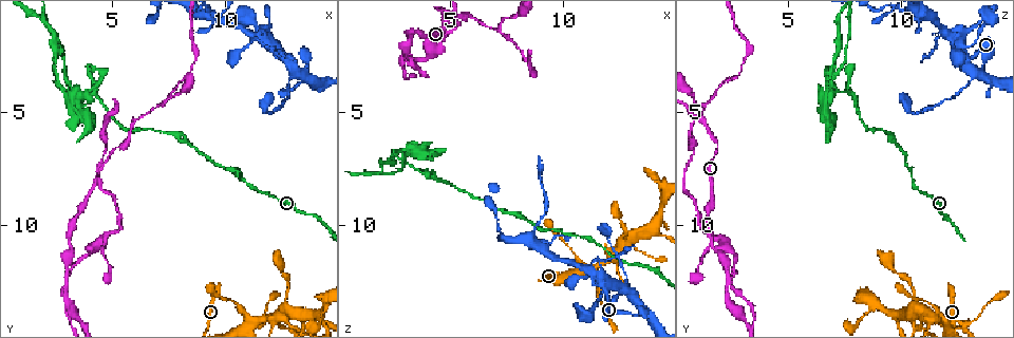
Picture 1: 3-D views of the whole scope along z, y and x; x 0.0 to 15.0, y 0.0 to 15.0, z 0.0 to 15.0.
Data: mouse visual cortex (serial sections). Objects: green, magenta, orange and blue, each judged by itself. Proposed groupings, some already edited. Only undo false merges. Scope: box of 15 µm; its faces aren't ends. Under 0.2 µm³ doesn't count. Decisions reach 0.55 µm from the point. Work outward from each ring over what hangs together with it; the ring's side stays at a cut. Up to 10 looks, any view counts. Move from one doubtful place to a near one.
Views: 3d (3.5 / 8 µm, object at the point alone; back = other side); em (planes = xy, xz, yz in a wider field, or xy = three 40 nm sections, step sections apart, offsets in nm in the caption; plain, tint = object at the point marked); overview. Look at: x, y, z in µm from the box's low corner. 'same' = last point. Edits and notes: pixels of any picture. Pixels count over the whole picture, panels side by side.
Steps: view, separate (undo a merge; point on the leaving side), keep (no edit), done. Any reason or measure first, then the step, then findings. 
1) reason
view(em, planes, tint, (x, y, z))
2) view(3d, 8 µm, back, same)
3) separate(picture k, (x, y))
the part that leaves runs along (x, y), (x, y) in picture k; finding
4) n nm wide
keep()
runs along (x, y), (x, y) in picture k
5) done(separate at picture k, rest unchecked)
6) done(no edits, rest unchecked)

thin arm on a thick one
view(3d, 8 µm, back, (12.1, 14.2, 11.3))

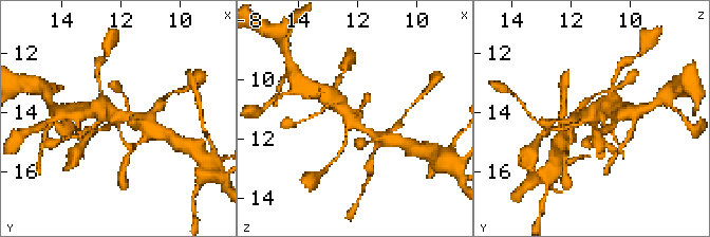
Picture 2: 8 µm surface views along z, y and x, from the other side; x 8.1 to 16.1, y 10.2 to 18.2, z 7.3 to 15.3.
view(3d, 3.5 µm, back, (12.0, 14.2, 11.4))

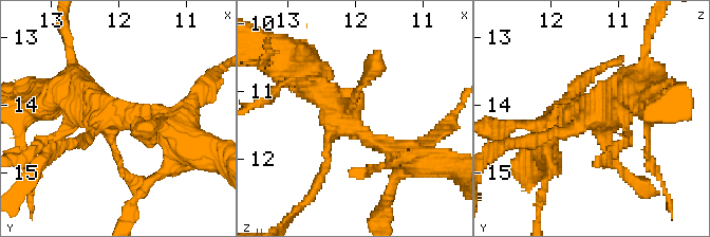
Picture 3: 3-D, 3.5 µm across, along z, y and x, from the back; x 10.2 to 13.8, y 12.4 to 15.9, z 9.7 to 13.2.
4 arms; arms of 150, 150, 250, 400 nm
view(em, xy, step 3, tint, (12.10, 14.20, 11.40))

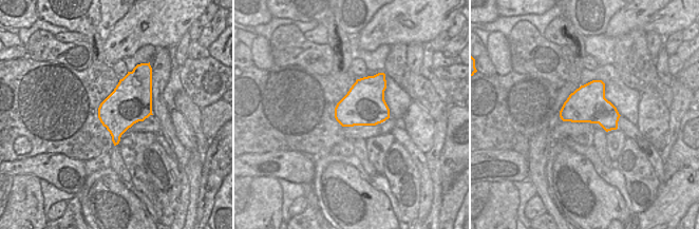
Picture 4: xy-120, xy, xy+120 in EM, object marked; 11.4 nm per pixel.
keep()
runs along (405, 160), (369, 139), (298, 73) in picture 3; all the same cell

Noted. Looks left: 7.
branch point
view(3d, 8 µm, (11.8, 2.1, 12.8))

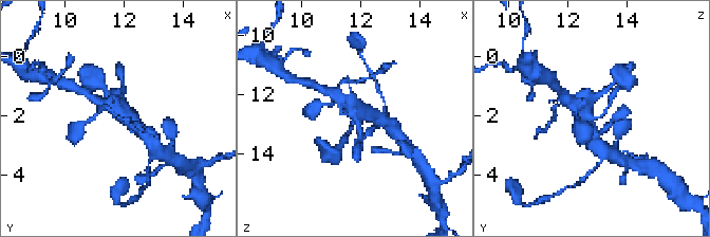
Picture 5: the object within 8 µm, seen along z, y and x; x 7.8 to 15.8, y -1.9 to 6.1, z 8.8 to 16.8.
view(em, xy, step 1, tint, (11.8, 2.1, 12.8))

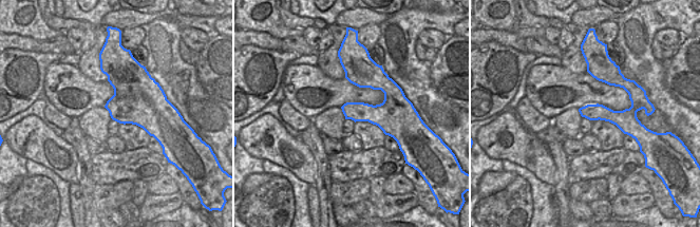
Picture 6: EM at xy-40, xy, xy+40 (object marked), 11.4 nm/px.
keep()
runs along (145, 134), (113, 105), (99, 102) in picture 5; all the same cell

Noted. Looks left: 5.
a narrow waist
view(3d, 8 µm, (2.5, 3.6, 6.9))

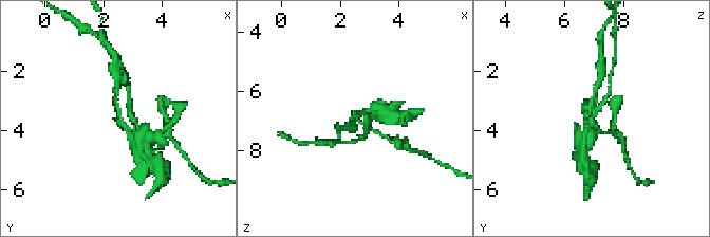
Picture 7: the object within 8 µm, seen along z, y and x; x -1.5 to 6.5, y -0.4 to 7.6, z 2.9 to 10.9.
3 arms; arms of 150, 150, 150 nm; shape alone is not enough
view(em, xy, step 5, tint, (2.5, 3.4, 6.9))

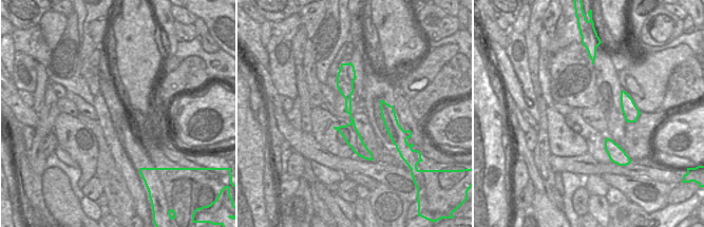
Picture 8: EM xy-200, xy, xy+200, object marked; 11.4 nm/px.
separate(picture 7, (373, 110))
two cells meet here

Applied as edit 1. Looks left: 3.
see it whole again
view(overview)

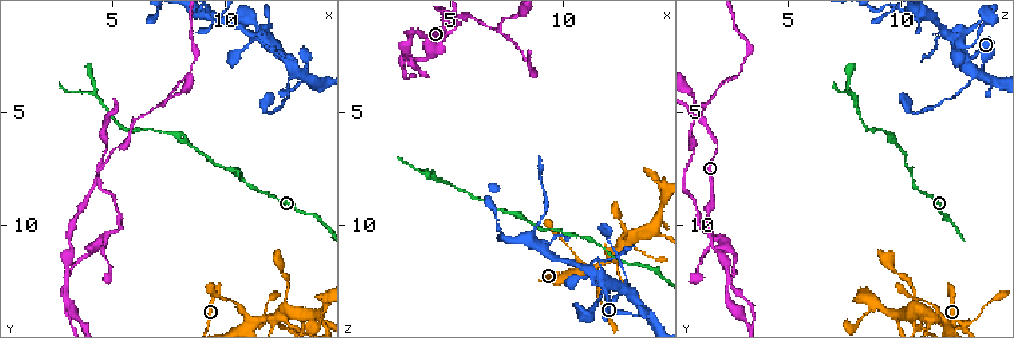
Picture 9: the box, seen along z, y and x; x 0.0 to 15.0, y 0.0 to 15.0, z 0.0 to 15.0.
four or more arms meet
view(3d, 3.5 µm, (3.0, 12.3, 2.4))

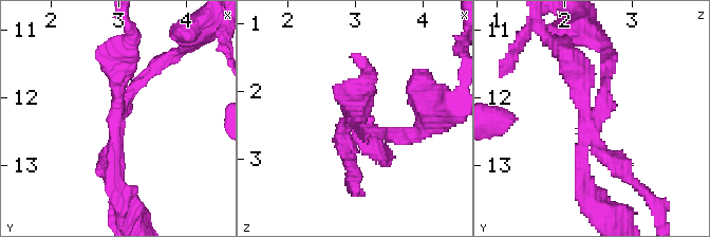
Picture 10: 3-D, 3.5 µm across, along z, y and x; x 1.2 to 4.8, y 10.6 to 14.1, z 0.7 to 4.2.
4 arms; arms of 150, 200, 200, 350 nm; now the EM
view(em, xy, step 3, tint, (3.00, 12.20, 2.30))

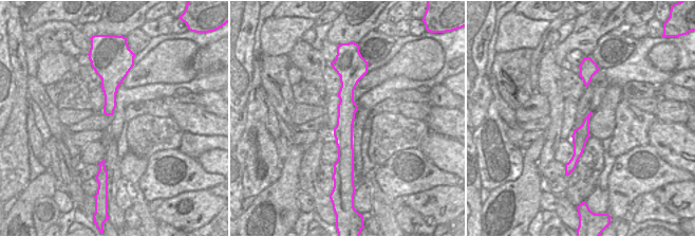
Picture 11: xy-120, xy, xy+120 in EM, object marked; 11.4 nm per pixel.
separate(picture 10, (616, 168))
the part that leaves runs along (593, 112), (609, 73), (600, 44) in picture 10; a second cell is stuck on

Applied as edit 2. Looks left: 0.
done(separate at picture 7, separate at picture 10, rest unchecked)

